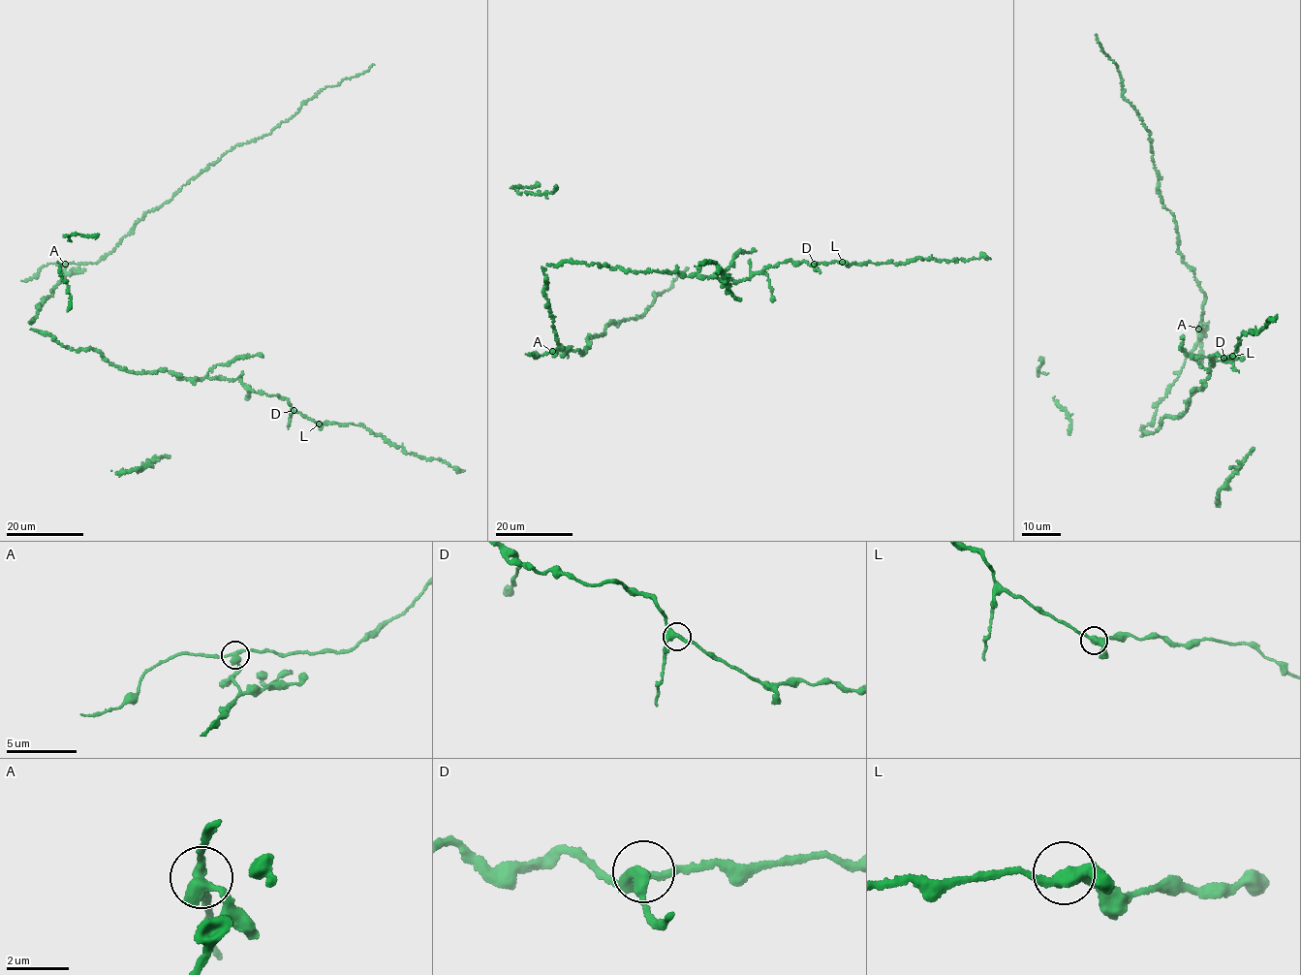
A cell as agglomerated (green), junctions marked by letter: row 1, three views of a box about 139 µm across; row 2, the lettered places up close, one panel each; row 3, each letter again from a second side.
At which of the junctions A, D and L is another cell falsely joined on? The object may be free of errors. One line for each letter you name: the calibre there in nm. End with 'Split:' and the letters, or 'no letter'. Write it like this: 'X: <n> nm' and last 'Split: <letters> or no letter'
A: 320 nm
Split: A

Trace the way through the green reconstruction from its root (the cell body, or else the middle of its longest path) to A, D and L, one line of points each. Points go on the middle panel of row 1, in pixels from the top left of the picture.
A: (543, 267), (547, 279), (543, 291), (558, 345), (556, 352), (552, 351)
D: (543, 267), (573, 262), (618, 267), (632, 272), (676, 271), (739, 281), (789, 260), (814, 264)
L: (543, 267), (573, 262), (618, 267), (632, 272), (676, 271), (739, 281), (789, 260), (813, 265), (842, 262)

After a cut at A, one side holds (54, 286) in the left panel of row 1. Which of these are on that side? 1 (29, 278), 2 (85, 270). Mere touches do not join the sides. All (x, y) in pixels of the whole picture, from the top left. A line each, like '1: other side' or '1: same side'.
1: other side
2: same side

